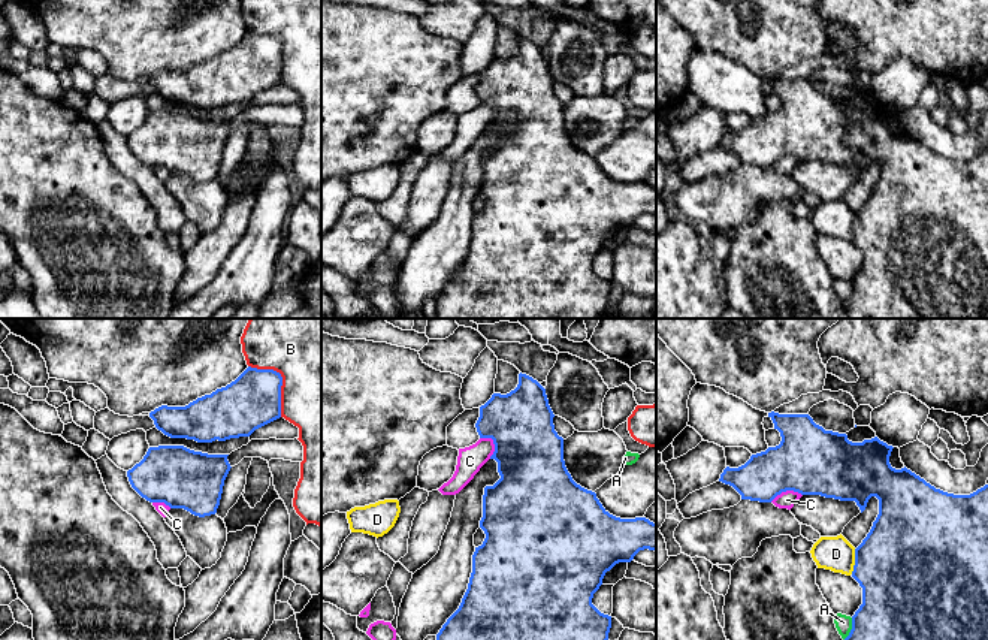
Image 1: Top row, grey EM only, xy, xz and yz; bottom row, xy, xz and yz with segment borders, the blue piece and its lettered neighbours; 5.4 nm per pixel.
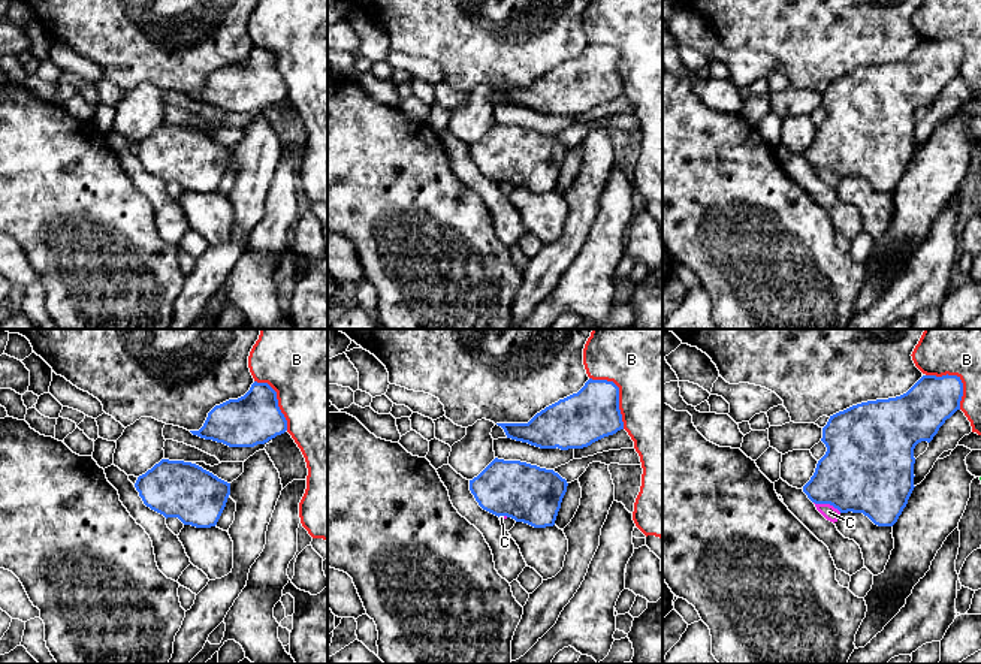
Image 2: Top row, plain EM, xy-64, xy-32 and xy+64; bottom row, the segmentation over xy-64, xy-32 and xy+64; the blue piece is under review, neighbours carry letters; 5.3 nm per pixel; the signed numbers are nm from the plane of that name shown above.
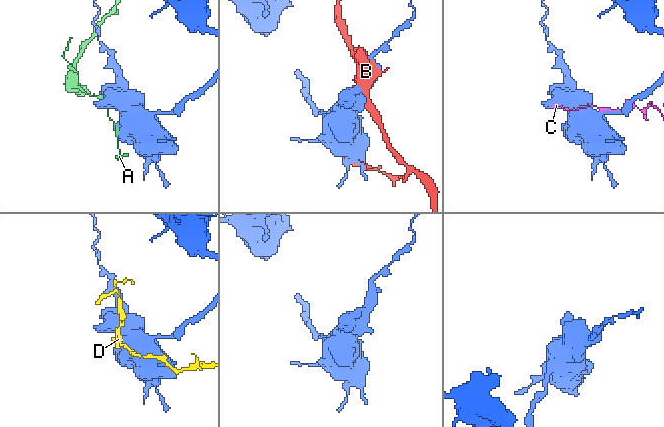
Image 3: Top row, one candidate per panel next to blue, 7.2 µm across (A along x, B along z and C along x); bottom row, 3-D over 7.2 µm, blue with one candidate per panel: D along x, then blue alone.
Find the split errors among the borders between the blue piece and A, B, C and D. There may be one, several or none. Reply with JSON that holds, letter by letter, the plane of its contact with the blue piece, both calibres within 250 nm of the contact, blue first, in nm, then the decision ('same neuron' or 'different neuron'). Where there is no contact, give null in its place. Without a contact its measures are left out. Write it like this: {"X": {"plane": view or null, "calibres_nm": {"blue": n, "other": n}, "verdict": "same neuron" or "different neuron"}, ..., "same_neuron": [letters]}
{"A": {"plane": "yz", "calibres_nm": {"blue": 500, "other": 90}, "verdict": "different neuron"}, "B": {"plane": "xy", "calibres_nm": {"blue": 300, "other": 420}, "verdict": "different neuron"}, "C": {"plane": "xz", "calibres_nm": {"blue": 360, "other": 140}, "verdict": "same neuron"}, "D": {"plane": "yz", "calibres_nm": {"blue": 500, "other": 190}, "verdict": "different neuron"}, "same_neuron": ["C"]}

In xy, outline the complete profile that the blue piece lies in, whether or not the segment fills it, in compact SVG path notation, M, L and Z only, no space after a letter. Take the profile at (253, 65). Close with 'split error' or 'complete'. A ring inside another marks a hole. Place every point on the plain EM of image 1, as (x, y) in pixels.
M248 31L226 52L185 72L161 70L149 82L170 103L212 108L250 102L281 82L281 51L280 37Z; complete

